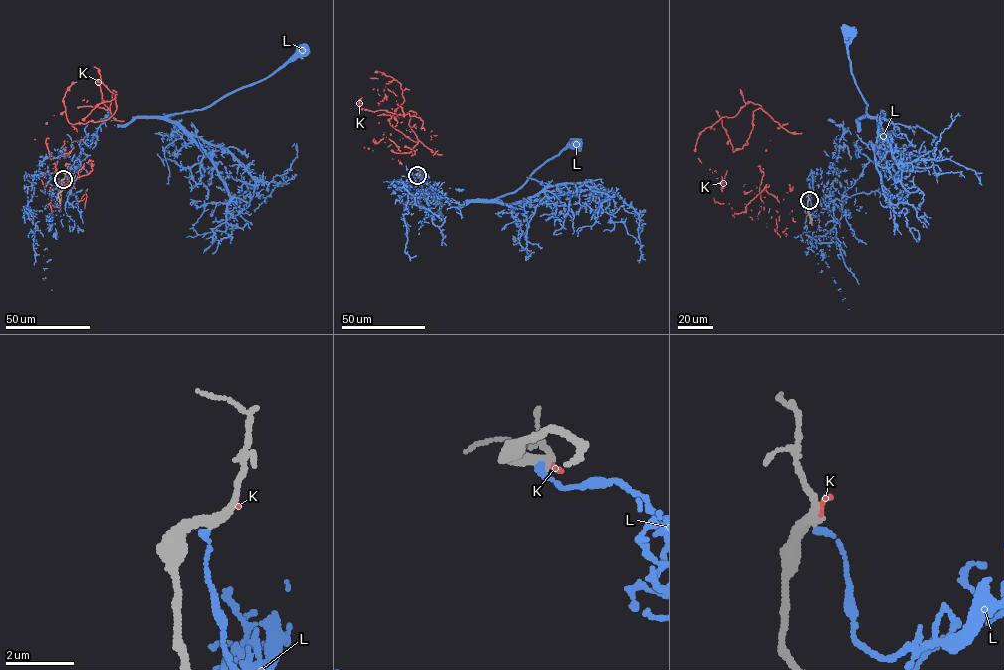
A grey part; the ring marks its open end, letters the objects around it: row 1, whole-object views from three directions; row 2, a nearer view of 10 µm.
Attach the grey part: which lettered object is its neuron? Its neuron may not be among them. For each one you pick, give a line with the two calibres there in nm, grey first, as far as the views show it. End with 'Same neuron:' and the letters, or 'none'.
L: calibres 300 and 160 nm
Same neuron: L

